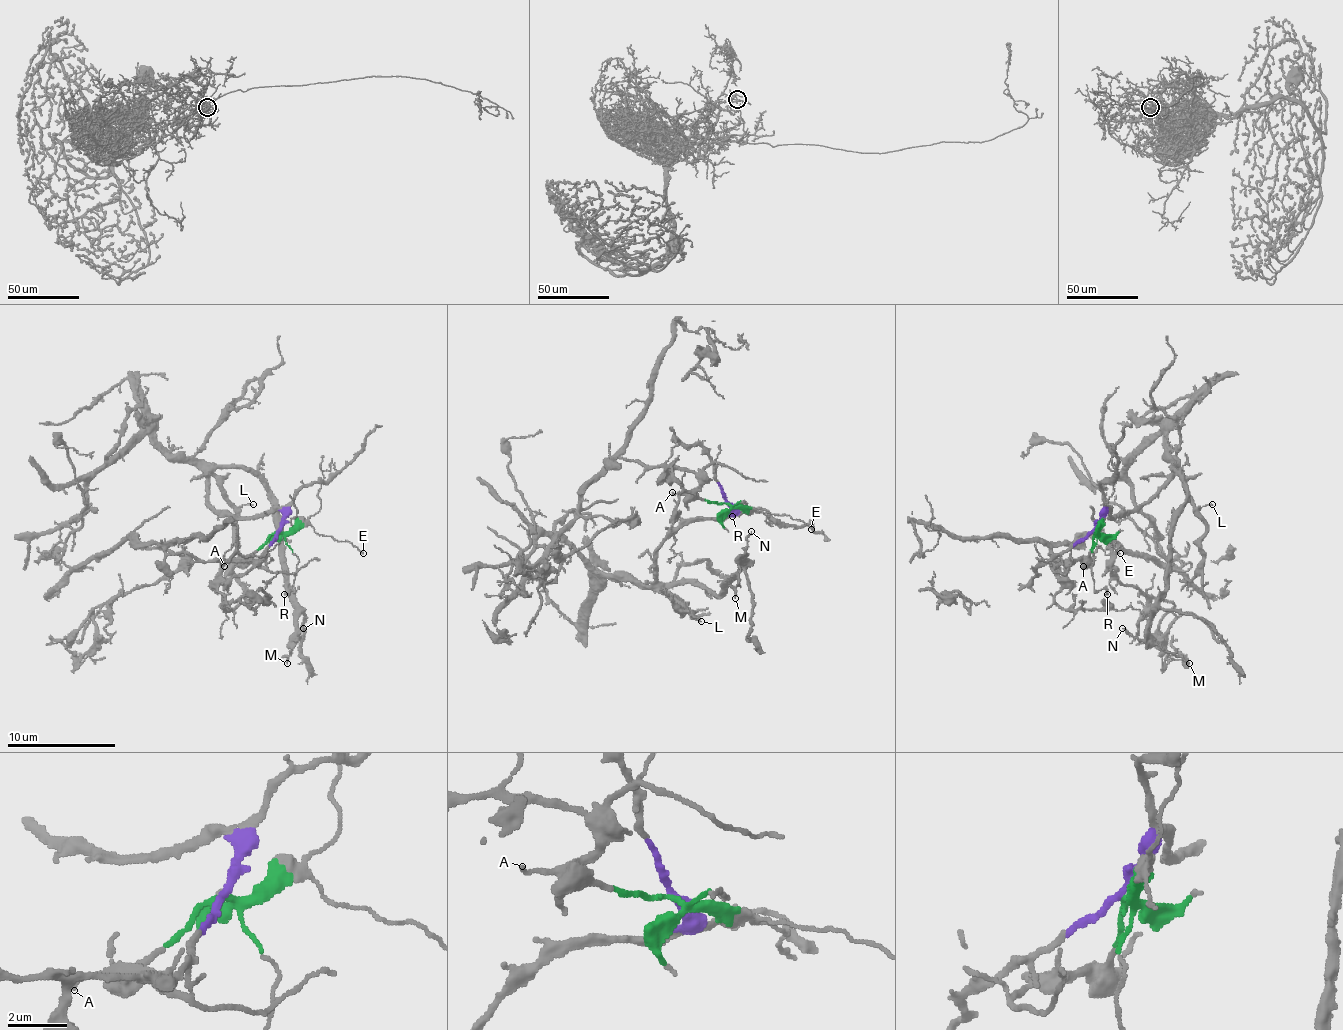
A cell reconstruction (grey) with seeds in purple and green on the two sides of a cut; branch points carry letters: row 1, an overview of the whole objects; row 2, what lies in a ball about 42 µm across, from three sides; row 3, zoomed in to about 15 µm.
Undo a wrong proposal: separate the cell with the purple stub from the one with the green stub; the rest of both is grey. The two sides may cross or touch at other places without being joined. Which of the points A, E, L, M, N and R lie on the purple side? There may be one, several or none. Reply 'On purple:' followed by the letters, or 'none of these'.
On purple: L, M, N

